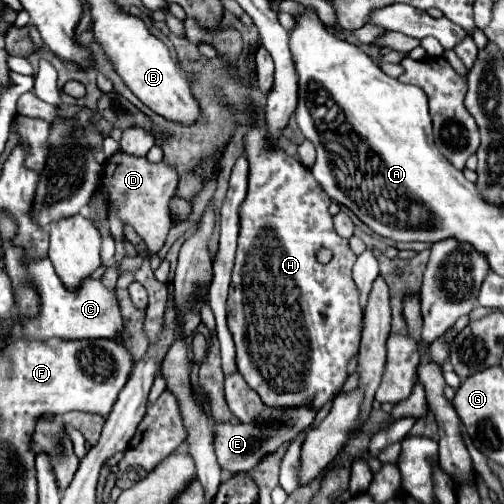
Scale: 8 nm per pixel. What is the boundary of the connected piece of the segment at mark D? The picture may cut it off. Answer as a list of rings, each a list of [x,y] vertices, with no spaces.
[[[123,152],[113,154],[103,162],[99,180],[97,180],[97,198],[89,204],[95,210],[97,218],[107,220],[111,210],[117,210],[117,218],[123,226],[131,226],[153,254],[150,265],[155,271],[162,260],[157,252],[162,248],[171,228],[171,214],[169,214],[169,200],[177,190],[177,170],[167,162],[151,164],[147,158],[135,158]]]

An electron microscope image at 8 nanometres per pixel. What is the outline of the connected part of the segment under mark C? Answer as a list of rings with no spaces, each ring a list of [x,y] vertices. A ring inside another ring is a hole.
[[[13,244],[5,250],[7,272],[11,276],[13,288],[19,282],[33,282],[35,284],[35,288],[39,292],[39,300],[41,300],[41,316],[35,320],[29,320],[27,326],[21,326],[21,316],[15,314],[15,328],[13,328],[11,340],[19,338],[21,334],[29,336],[29,338],[39,338],[39,340],[53,338],[53,336],[67,338],[67,340],[71,340],[71,338],[109,338],[109,340],[117,338],[121,342],[127,340],[125,320],[121,316],[121,310],[117,306],[113,290],[107,290],[101,282],[97,282],[93,278],[87,278],[77,292],[69,292],[59,282],[49,258],[25,264],[21,260],[21,256],[23,256],[23,250],[19,250]]]

